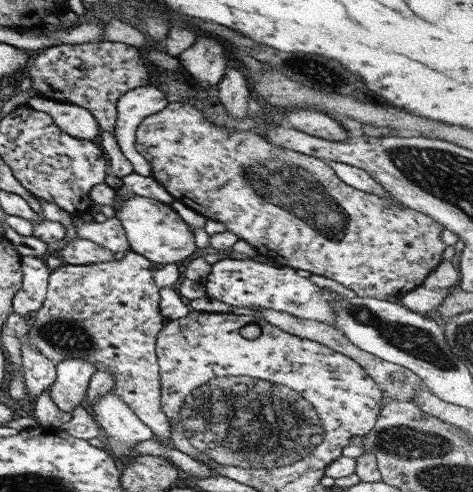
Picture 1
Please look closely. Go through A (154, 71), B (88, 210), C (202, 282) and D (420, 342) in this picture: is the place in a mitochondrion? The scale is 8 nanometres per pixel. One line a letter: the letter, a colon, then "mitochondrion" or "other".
A: other
B: other
C: other
D: mitochondrion

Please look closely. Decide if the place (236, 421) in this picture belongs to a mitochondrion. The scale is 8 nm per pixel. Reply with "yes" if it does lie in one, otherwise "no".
yes

